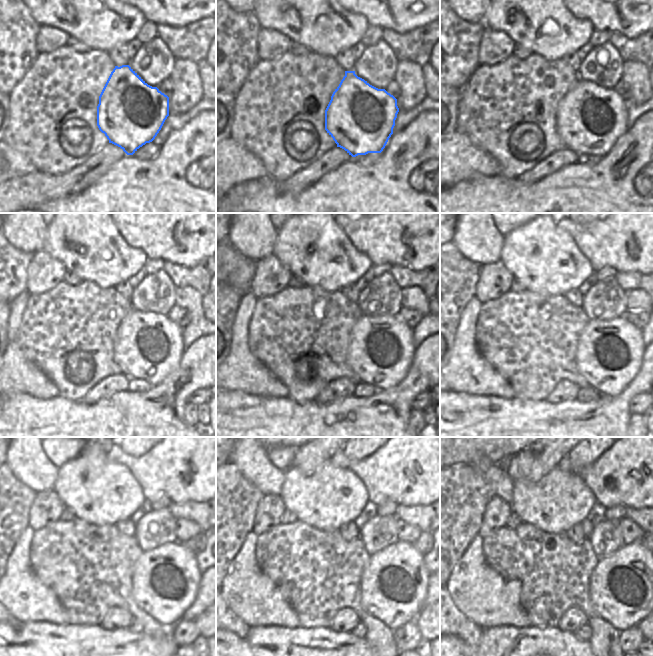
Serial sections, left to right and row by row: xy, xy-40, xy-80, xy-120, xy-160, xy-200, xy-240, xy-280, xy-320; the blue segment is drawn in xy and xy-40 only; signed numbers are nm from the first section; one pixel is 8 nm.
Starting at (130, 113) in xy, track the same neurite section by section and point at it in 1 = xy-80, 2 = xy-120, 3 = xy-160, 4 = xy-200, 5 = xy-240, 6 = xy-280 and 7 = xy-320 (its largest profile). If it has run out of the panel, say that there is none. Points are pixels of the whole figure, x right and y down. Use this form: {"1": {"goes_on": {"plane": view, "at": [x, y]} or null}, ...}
{"1": {"goes_on": {"plane": "xy-80", "at": [590, 119]}}, "2": {"goes_on": {"plane": "xy-120", "at": [148, 346]}}, "3": {"goes_on": {"plane": "xy-160", "at": [381, 349]}}, "4": {"goes_on": {"plane": "xy-200", "at": [609, 355]}}, "5": {"goes_on": {"plane": "xy-240", "at": [165, 581]}}, "6": {"goes_on": {"plane": "xy-280", "at": [394, 583]}}, "7": {"goes_on": {"plane": "xy-320", "at": [623, 587]}}}

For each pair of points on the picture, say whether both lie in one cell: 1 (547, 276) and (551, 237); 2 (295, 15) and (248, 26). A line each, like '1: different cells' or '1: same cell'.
1: same cell
2: different cells

